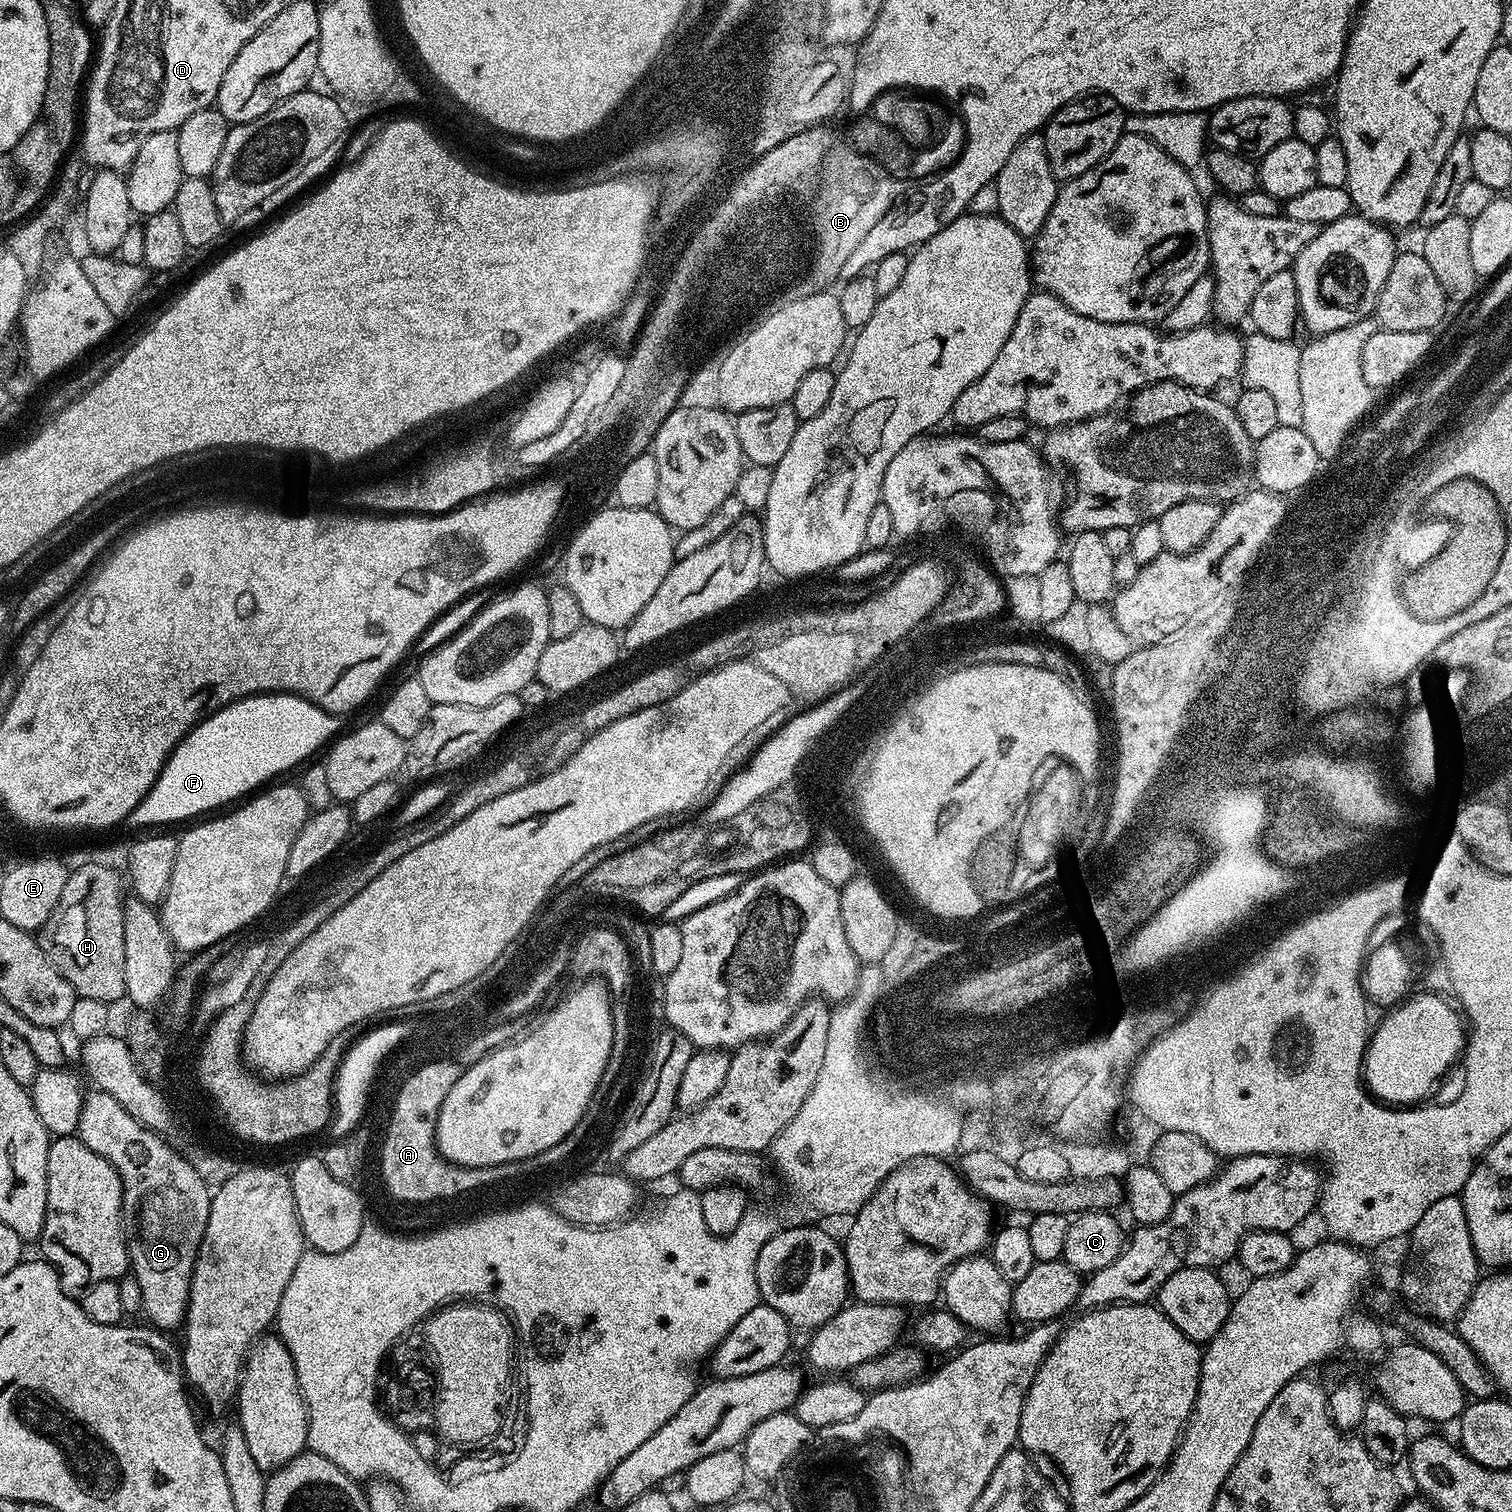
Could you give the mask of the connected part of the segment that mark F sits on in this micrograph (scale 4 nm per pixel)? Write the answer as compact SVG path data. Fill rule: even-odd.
M295 694L245 696L233 704L227 704L219 712L213 712L212 715L204 717L180 741L179 746L172 751L167 763L164 764L155 786L151 788L139 806L129 814L127 825L142 828L188 820L191 816L203 817L208 814L203 814L203 812L208 812L211 808L220 808L231 800L239 801L255 793L261 786L275 781L277 779L275 776L279 772L290 771L295 764L300 764L307 756L314 755L320 747L323 749L341 731L340 720L339 715L322 710L311 700Z

